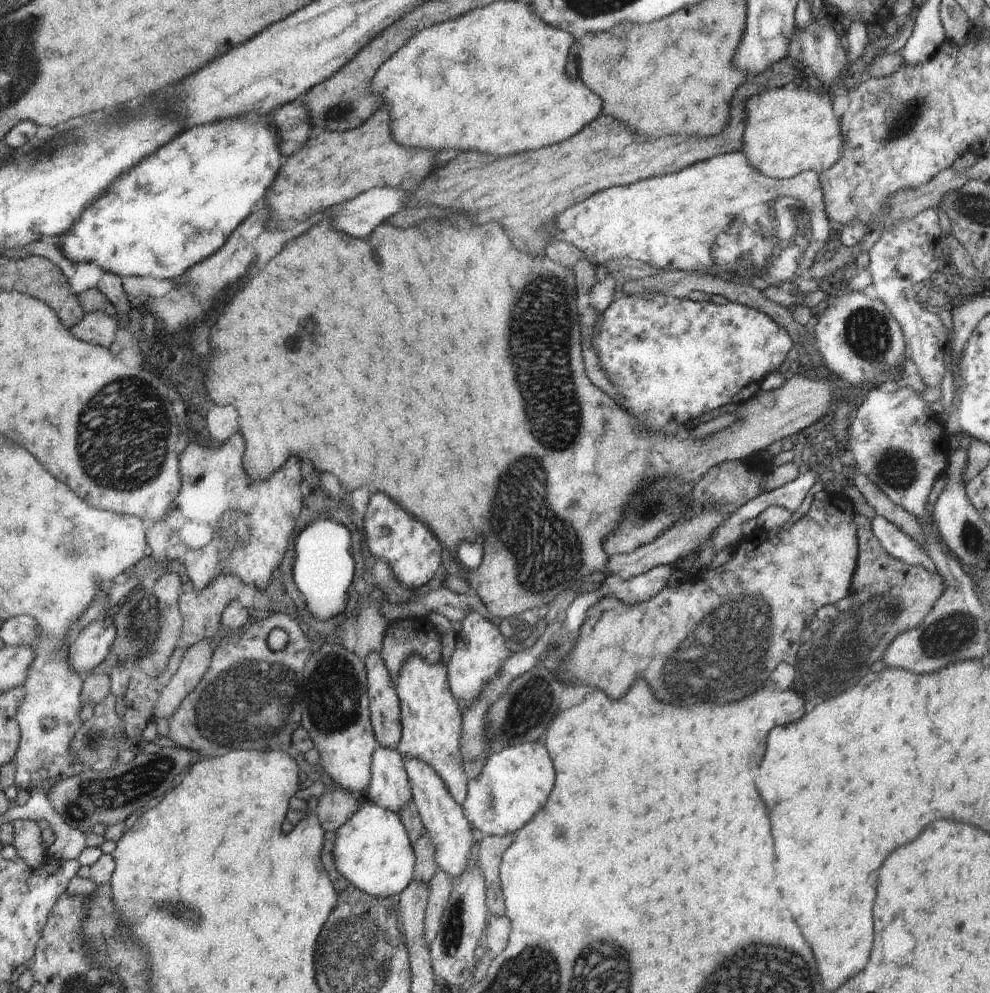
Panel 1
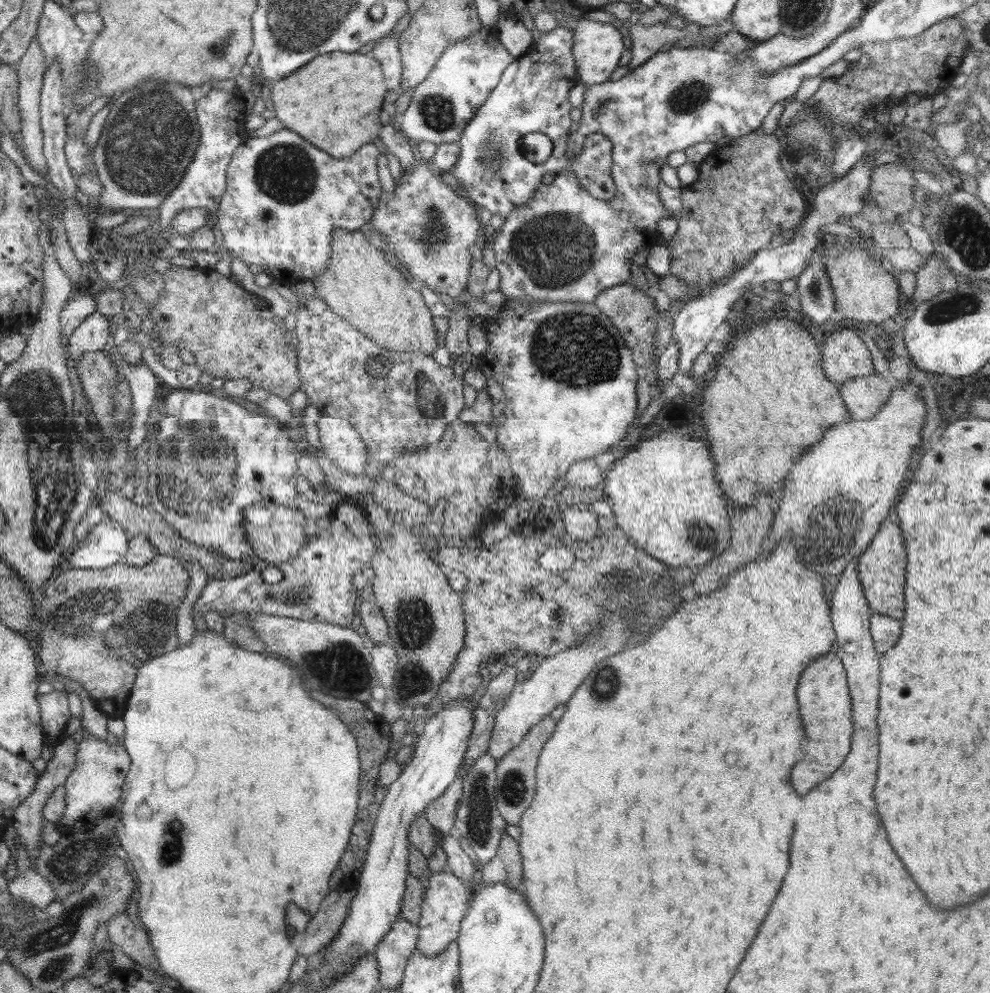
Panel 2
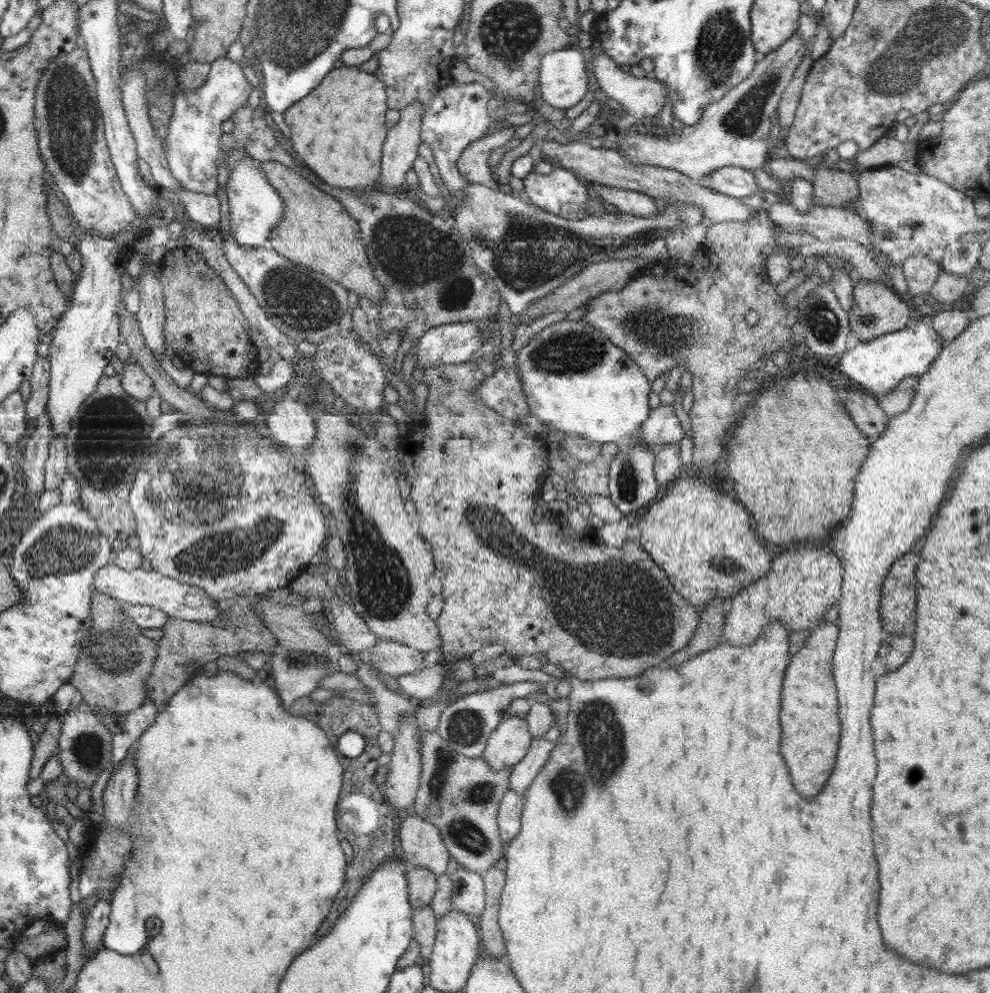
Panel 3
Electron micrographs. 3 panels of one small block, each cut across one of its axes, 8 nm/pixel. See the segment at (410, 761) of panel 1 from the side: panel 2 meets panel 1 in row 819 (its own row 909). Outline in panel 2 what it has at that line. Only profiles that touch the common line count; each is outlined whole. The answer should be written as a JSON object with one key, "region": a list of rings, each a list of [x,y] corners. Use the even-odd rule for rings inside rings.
{"region":[[[448,869],[434,871],[425,880],[423,899],[421,904],[421,917],[418,921],[417,950],[428,957],[432,957],[446,949],[452,941],[457,940],[460,934],[462,920],[468,911],[468,901],[472,889],[452,874]]]}

